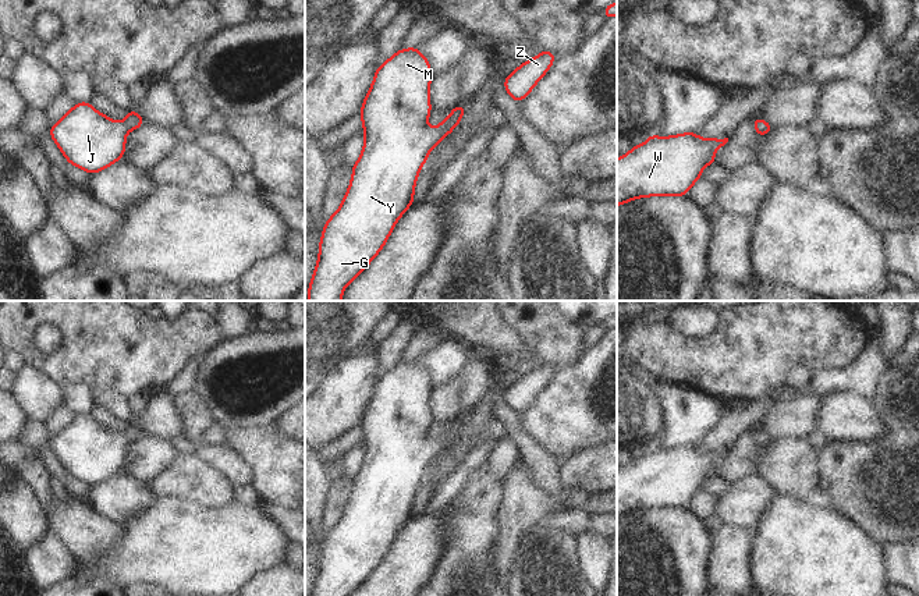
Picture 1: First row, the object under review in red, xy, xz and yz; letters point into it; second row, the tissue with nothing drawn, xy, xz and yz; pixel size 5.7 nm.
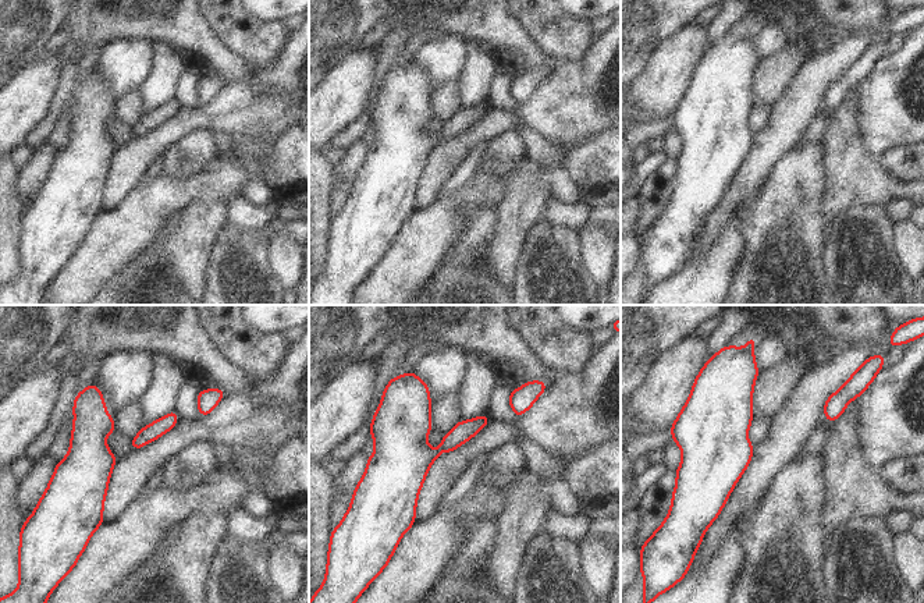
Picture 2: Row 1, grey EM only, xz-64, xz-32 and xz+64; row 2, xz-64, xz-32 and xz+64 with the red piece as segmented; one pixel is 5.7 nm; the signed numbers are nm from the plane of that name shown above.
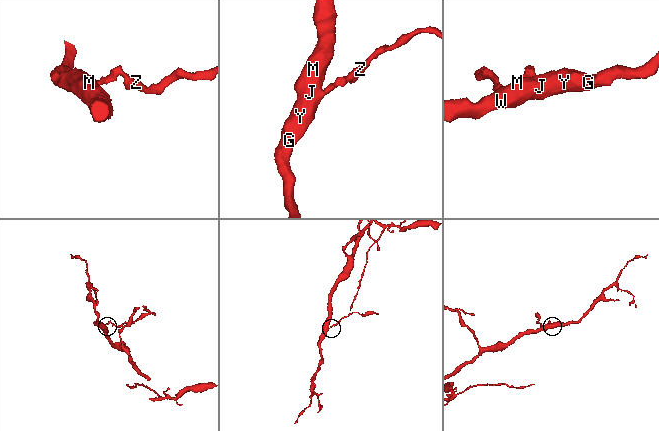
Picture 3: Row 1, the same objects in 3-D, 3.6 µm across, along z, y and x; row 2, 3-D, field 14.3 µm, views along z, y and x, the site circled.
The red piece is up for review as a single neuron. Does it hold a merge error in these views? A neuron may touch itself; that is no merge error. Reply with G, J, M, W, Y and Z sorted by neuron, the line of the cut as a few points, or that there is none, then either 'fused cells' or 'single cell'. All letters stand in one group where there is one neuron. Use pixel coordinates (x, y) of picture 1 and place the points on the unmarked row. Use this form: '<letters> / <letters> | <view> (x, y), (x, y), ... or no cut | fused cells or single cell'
G J M W Y Z | no cut | single cell

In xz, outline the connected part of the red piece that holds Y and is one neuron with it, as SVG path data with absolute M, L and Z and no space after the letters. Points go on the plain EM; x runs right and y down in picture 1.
M416 359L397 362L375 384L361 419L363 462L352 479L354 486L341 518L324 536L311 596L349 596L383 561L398 531L414 515L414 500L426 469L465 426L460 416L436 440L429 439L430 393L427 370Z

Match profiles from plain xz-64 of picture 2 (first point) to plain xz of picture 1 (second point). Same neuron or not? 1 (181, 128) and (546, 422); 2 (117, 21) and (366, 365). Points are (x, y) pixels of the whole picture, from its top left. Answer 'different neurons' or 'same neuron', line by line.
1: same neuron
2: different neurons

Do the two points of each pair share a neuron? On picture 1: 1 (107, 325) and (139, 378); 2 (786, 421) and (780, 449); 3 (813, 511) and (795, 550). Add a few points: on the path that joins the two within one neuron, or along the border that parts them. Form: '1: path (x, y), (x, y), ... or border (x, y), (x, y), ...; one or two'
1: path (110, 337), (138, 365); one
2: border (802, 437), (777, 437), (773, 440); two
3: path (812, 521), (805, 540); one

